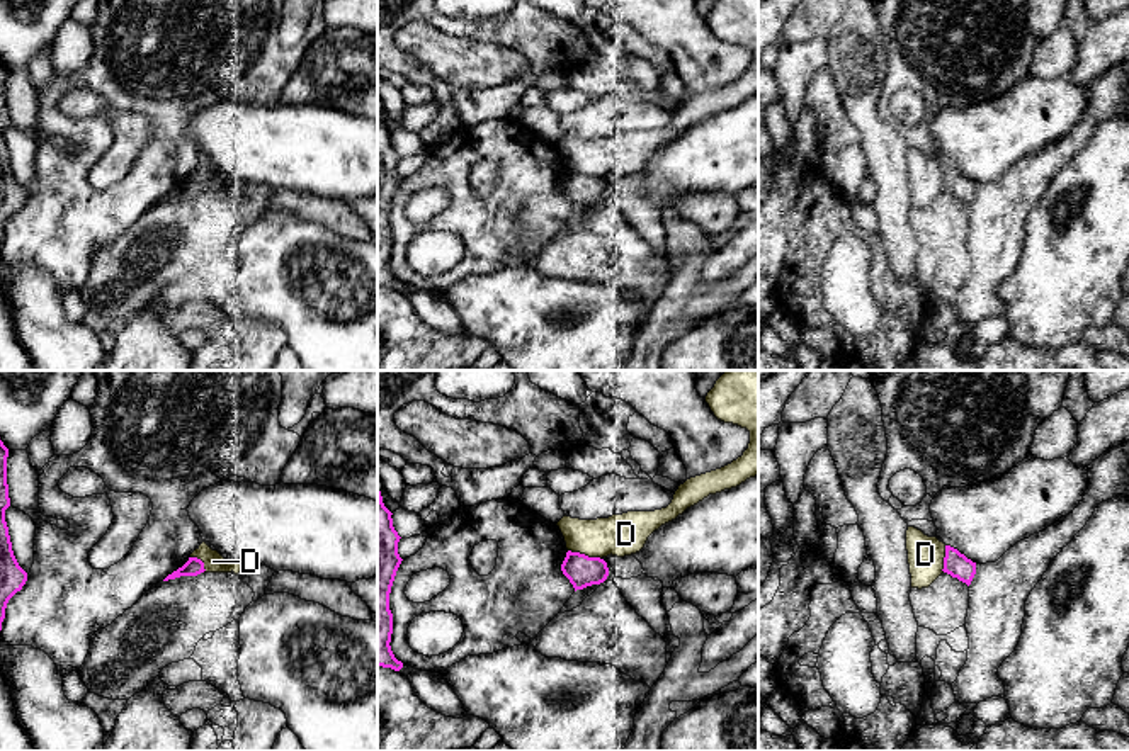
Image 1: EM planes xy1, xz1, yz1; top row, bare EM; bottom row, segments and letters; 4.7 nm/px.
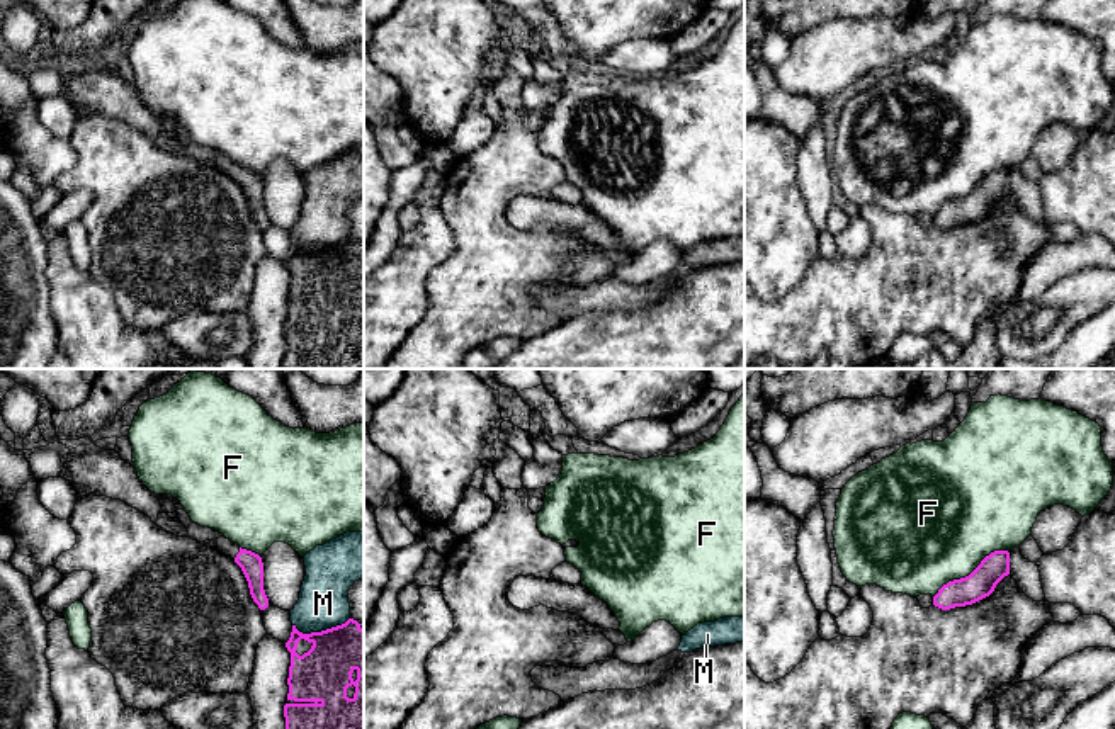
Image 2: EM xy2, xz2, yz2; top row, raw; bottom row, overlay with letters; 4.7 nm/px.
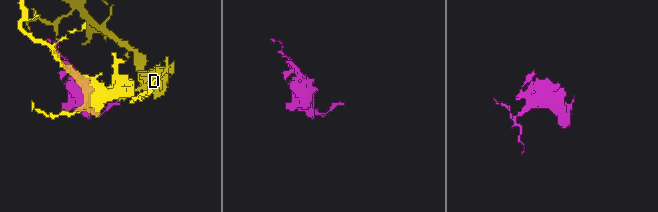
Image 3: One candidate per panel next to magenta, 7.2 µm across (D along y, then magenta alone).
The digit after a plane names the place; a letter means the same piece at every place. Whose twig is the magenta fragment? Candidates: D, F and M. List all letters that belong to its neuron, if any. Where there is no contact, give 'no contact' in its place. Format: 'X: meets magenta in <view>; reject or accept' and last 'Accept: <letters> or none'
D: meets magenta in xz1; reject
F: meets magenta in yz2; reject
M: meets magenta in xy2; reject
Accept: none

